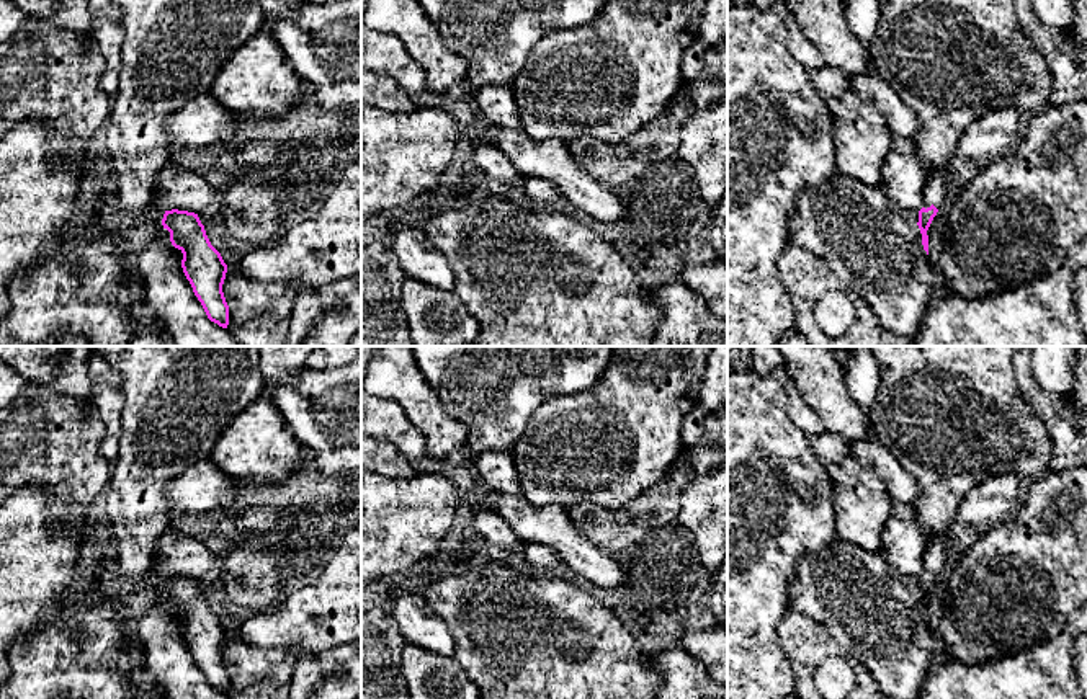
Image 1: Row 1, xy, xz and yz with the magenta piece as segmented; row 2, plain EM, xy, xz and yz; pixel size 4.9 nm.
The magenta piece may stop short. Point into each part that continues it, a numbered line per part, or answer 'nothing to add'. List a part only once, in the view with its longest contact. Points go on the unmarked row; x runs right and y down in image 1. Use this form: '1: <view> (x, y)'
1: yz (937, 556)

